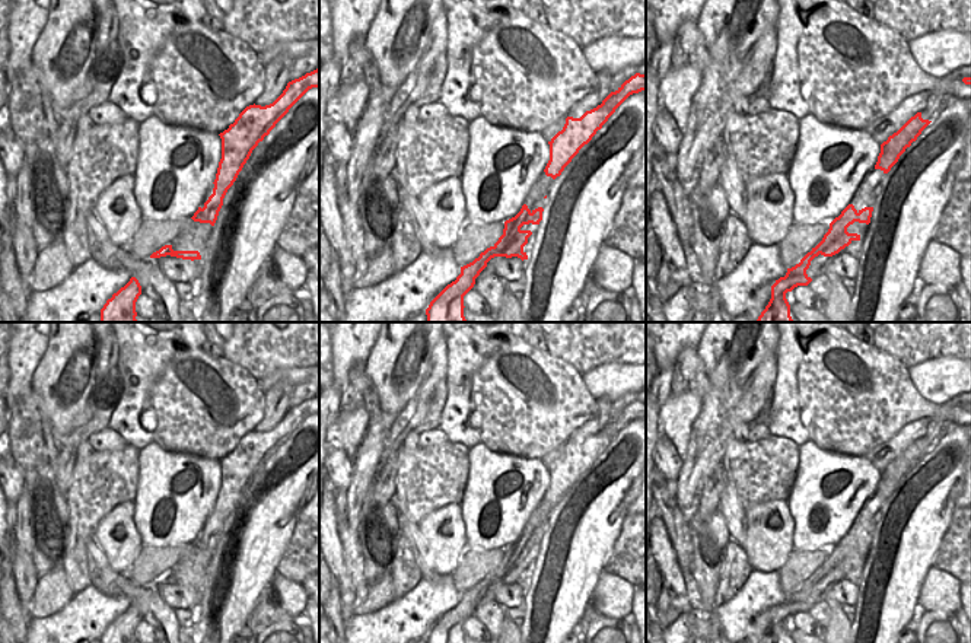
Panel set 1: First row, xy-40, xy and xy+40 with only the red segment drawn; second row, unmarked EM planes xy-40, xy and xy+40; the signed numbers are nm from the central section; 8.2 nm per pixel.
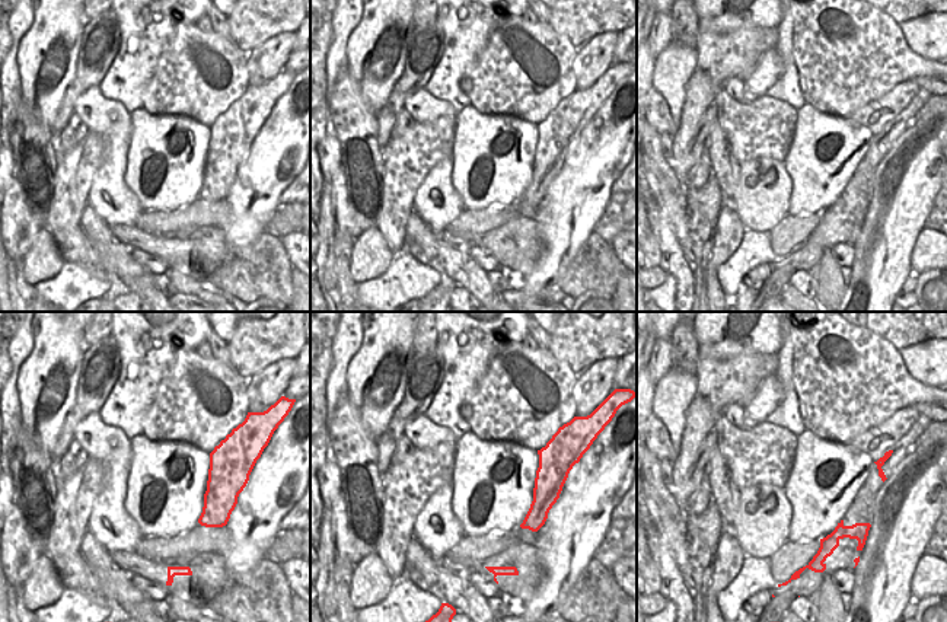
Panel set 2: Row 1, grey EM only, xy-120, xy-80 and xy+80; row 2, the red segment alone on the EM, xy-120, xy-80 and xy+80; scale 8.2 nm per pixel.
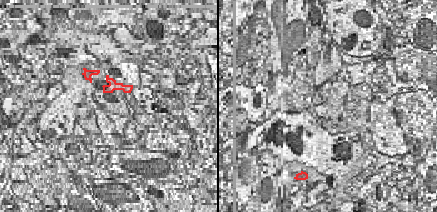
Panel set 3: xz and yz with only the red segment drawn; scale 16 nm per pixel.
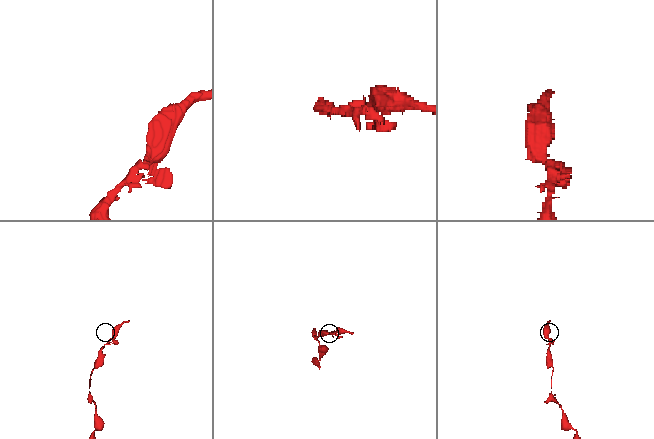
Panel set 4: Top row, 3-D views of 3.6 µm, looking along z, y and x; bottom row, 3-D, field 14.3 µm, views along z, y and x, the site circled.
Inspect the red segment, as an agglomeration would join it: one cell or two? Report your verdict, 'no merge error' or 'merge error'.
no merge error

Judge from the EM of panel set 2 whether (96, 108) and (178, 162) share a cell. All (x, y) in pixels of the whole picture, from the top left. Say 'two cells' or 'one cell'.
two cells

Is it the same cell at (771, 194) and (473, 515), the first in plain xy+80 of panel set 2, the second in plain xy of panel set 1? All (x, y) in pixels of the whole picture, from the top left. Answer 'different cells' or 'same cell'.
different cells

